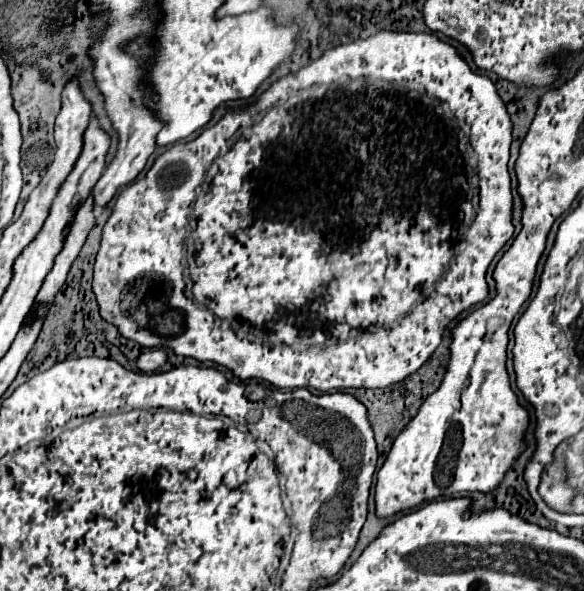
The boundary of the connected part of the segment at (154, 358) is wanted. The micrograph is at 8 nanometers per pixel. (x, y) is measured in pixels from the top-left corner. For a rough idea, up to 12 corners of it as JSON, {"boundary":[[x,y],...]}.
{"boundary":[[150,350],[138,358],[142,372],[156,372],[168,362],[164,350]]}

